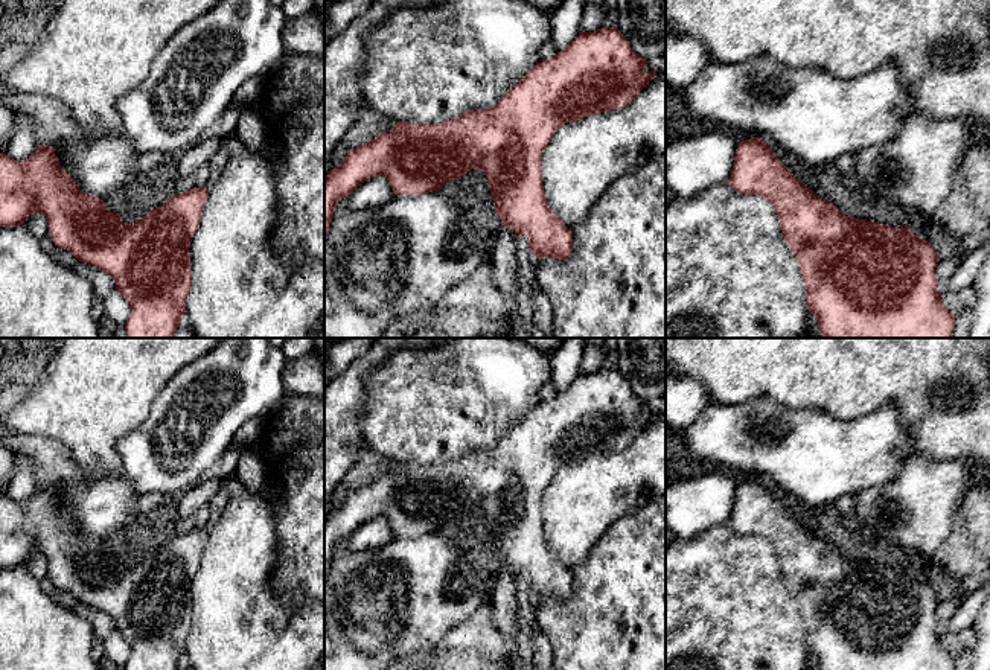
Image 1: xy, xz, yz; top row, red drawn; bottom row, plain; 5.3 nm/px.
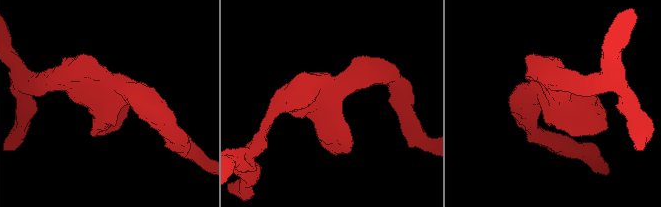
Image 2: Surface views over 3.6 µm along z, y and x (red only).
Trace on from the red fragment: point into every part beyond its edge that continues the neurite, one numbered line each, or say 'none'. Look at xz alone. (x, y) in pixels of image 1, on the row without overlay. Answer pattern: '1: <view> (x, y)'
none

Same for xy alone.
none

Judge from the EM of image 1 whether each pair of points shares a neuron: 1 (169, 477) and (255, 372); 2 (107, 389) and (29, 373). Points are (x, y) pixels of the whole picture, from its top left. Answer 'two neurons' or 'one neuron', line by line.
1: one neuron
2: two neurons

